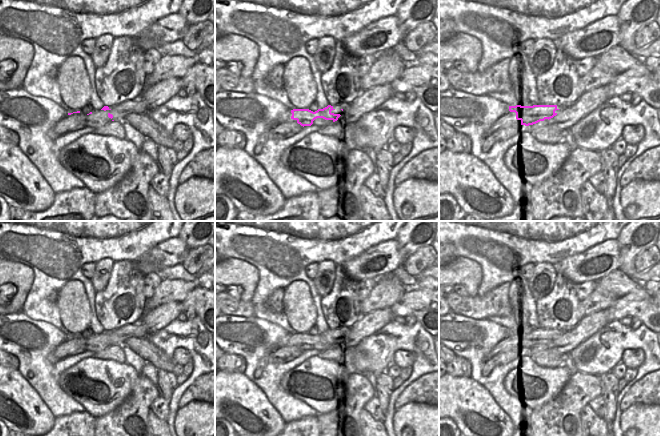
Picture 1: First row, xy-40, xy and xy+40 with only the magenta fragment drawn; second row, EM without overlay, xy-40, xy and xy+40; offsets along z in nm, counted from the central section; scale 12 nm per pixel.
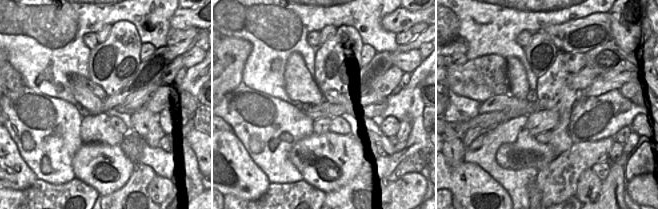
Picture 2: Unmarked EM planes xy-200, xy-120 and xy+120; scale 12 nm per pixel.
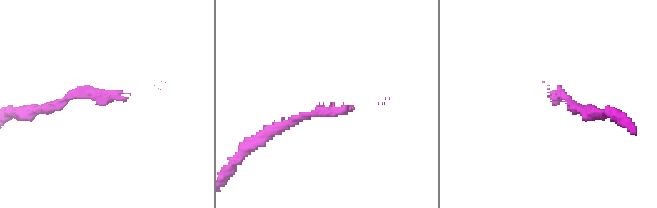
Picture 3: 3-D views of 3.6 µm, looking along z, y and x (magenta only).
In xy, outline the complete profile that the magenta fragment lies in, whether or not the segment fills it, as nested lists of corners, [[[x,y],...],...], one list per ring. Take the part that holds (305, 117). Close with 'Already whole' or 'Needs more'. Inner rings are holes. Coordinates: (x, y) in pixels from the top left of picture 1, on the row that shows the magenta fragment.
[[[328,105],[323,109],[318,109],[313,112],[309,109],[293,109],[291,110],[291,119],[296,120],[301,126],[311,126],[313,121],[317,118],[323,118],[325,120],[337,121],[341,116],[340,114],[334,114],[331,111],[335,110],[333,106]]]. Already whole.

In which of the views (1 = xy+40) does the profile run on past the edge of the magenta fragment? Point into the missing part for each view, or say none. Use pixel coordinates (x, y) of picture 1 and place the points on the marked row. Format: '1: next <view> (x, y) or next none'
1: next none

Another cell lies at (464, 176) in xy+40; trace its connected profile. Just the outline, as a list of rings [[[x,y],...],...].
[[[447,149],[439,154],[439,194],[445,193],[456,199],[463,214],[475,214],[486,220],[508,216],[515,203],[509,192],[477,157],[470,153],[453,153]]]

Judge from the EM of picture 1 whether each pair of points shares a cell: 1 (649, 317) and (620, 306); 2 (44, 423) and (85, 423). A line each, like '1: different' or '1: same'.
1: same
2: different

